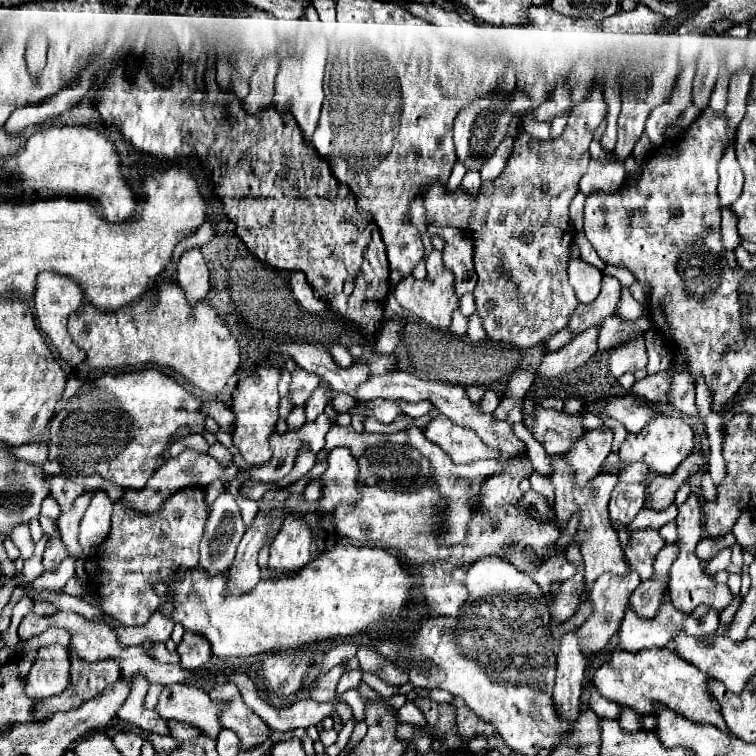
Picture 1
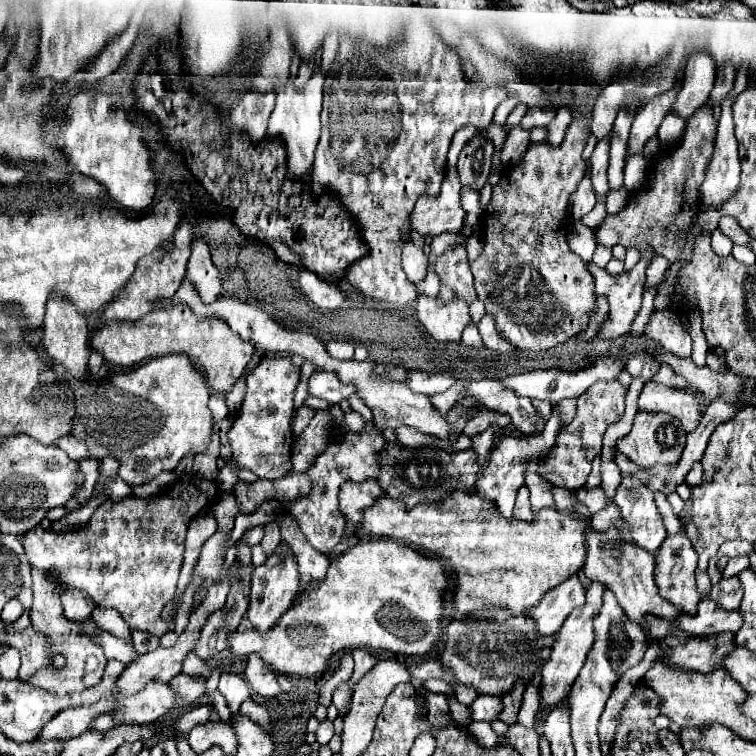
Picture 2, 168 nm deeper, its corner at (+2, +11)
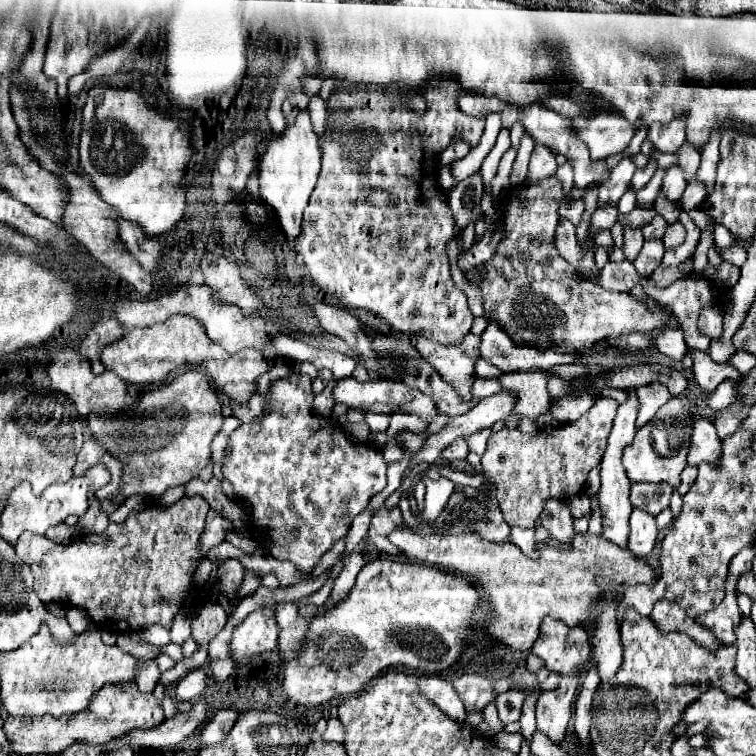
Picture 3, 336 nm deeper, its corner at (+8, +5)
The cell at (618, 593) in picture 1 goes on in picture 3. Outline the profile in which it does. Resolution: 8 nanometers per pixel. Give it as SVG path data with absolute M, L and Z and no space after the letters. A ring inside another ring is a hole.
M579 674L561 676L561 686L557 690L543 692L537 702L537 730L545 734L553 744L561 744L565 740L577 686Z

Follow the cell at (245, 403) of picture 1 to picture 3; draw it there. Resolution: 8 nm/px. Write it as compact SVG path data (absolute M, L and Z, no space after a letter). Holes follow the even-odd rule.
M293 372L287 380L273 382L267 398L269 412L261 420L243 424L231 434L231 452L227 454L223 474L233 486L233 496L247 502L255 528L269 534L267 540L271 544L265 544L263 548L277 560L293 562L299 576L307 578L313 574L321 556L347 534L353 518L387 486L387 466L379 450L350 439L340 427L327 425L327 422L323 426L323 420L313 414L313 390L307 374Z

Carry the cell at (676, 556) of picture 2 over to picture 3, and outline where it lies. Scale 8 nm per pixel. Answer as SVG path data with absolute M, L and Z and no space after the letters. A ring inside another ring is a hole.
M661 600L661 602L657 602L657 606L653 608L651 618L653 618L655 626L663 634L681 632L681 634L691 636L693 642L697 642L699 646L703 646L707 650L721 648L721 642L709 630L705 630L703 626L695 624L695 620L689 618L685 614L685 610L679 610L677 602L673 602L673 600Z

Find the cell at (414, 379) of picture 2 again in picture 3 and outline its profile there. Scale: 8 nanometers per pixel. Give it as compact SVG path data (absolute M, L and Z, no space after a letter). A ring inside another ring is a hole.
M477 378L477 382L473 384L473 396L479 398L479 400L483 400L487 396L493 396L501 390L503 390L503 386L499 384L499 380L481 380L481 378Z

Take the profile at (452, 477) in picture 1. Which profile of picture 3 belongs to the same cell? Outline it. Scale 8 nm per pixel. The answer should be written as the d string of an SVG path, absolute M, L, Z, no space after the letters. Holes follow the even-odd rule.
M511 528L511 538L521 550L529 550L531 558L537 558L537 540L535 540L535 528L533 530L521 530Z

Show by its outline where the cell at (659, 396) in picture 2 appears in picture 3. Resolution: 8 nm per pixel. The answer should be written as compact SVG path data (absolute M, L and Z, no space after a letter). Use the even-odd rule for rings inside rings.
M699 418L697 422L693 422L693 440L687 462L689 466L697 468L701 462L717 466L719 460L721 460L721 438L717 436L715 426L709 420Z

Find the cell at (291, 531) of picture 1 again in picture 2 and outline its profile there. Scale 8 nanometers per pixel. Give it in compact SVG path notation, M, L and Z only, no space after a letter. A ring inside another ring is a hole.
M281 542L281 546L285 548L285 556L271 554L271 556L267 556L265 564L261 564L253 570L247 618L259 630L271 628L275 624L275 620L279 620L279 616L293 604L293 600L297 596L297 590L299 590L299 564L297 564L297 558L295 558L295 554L293 554L293 550L287 542Z

